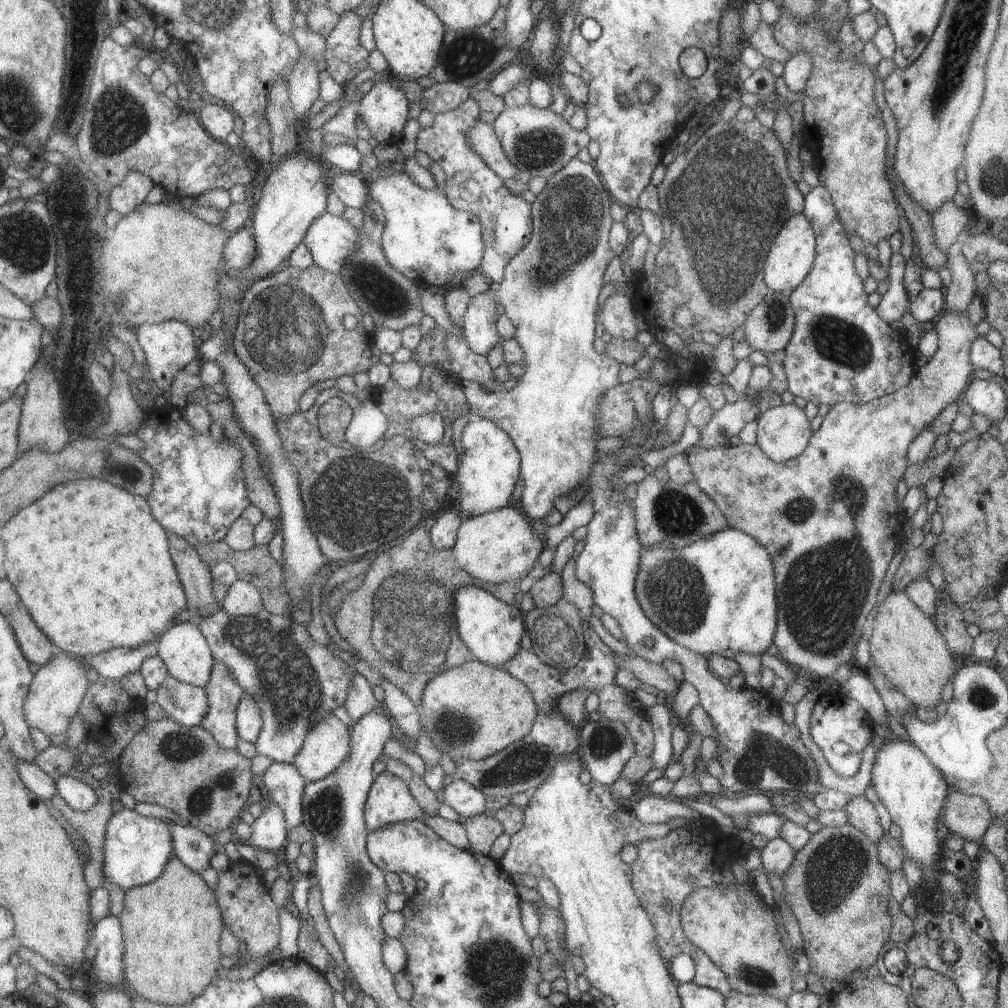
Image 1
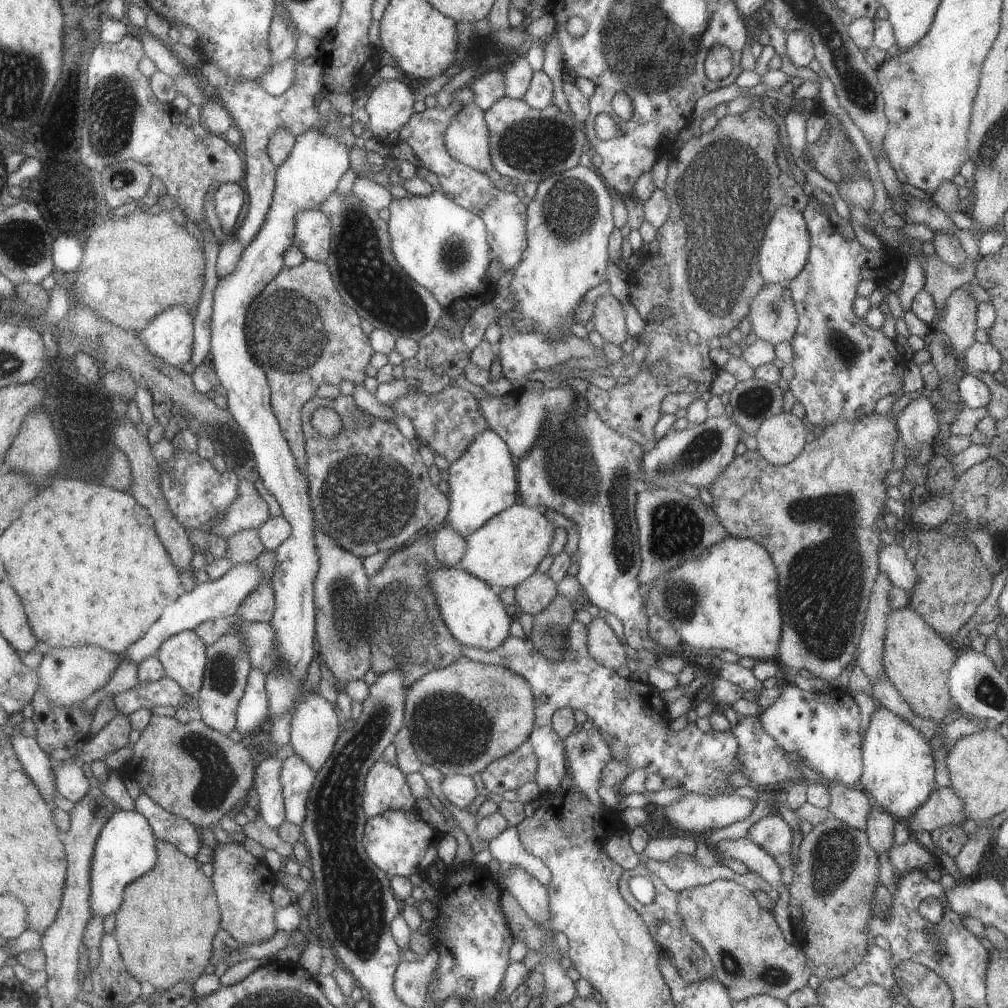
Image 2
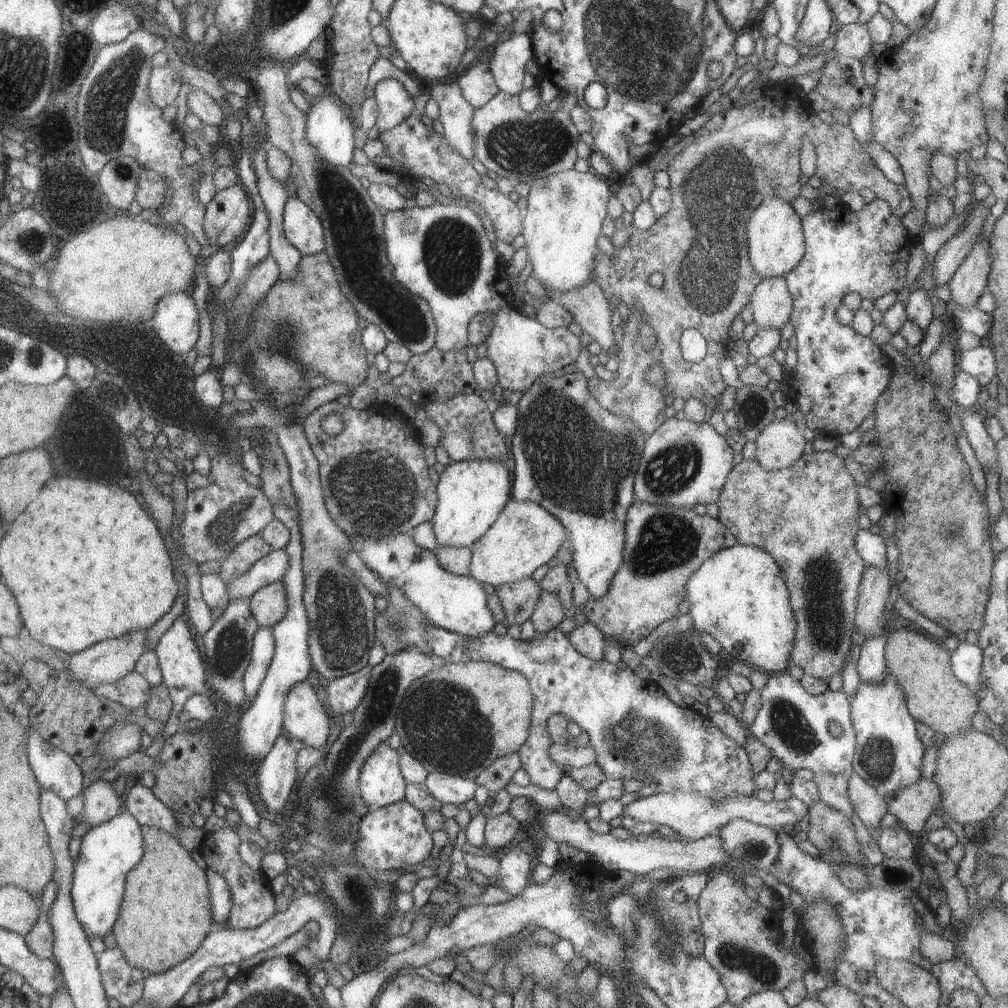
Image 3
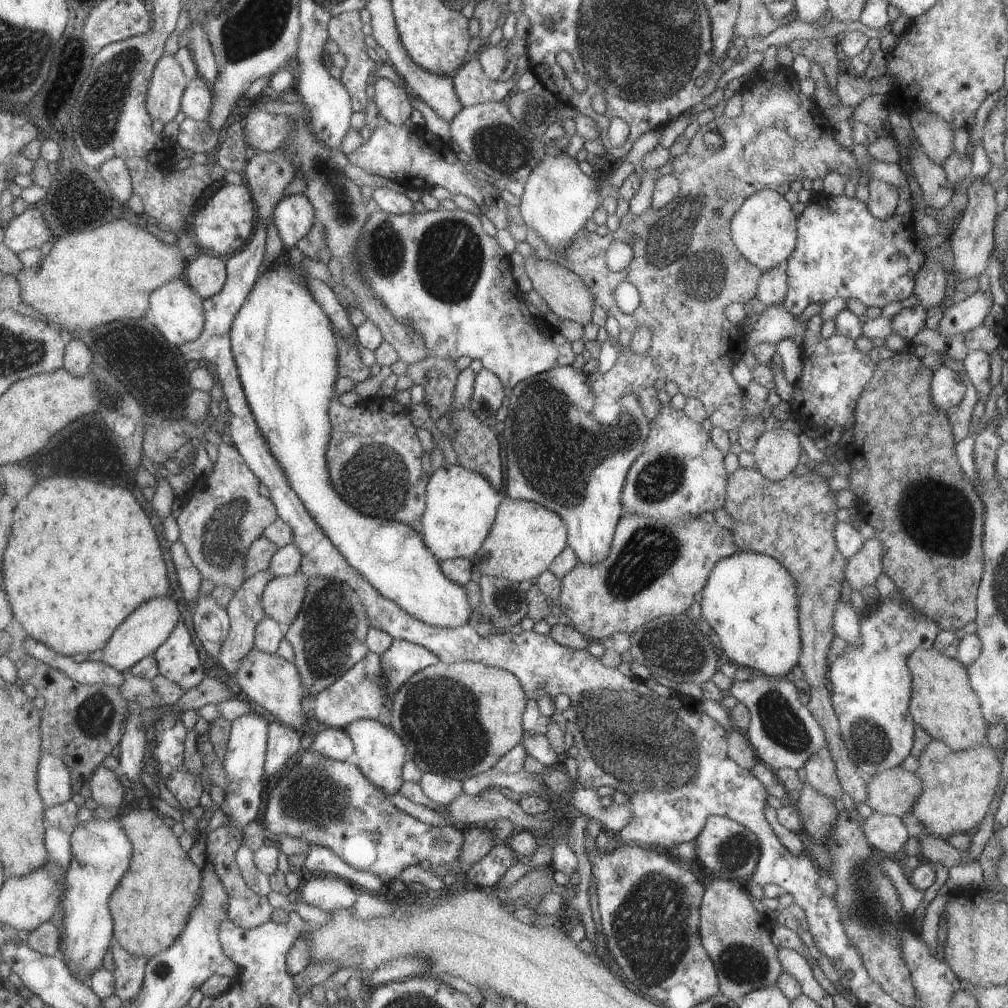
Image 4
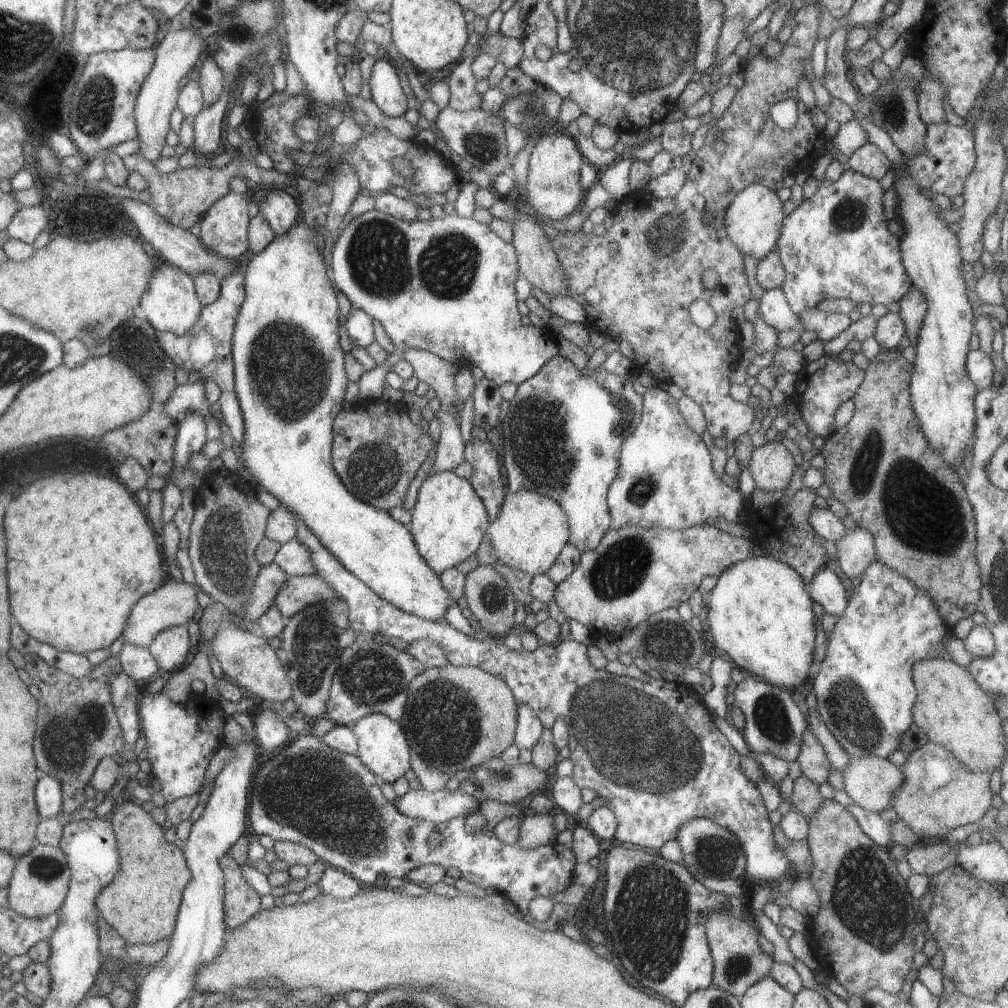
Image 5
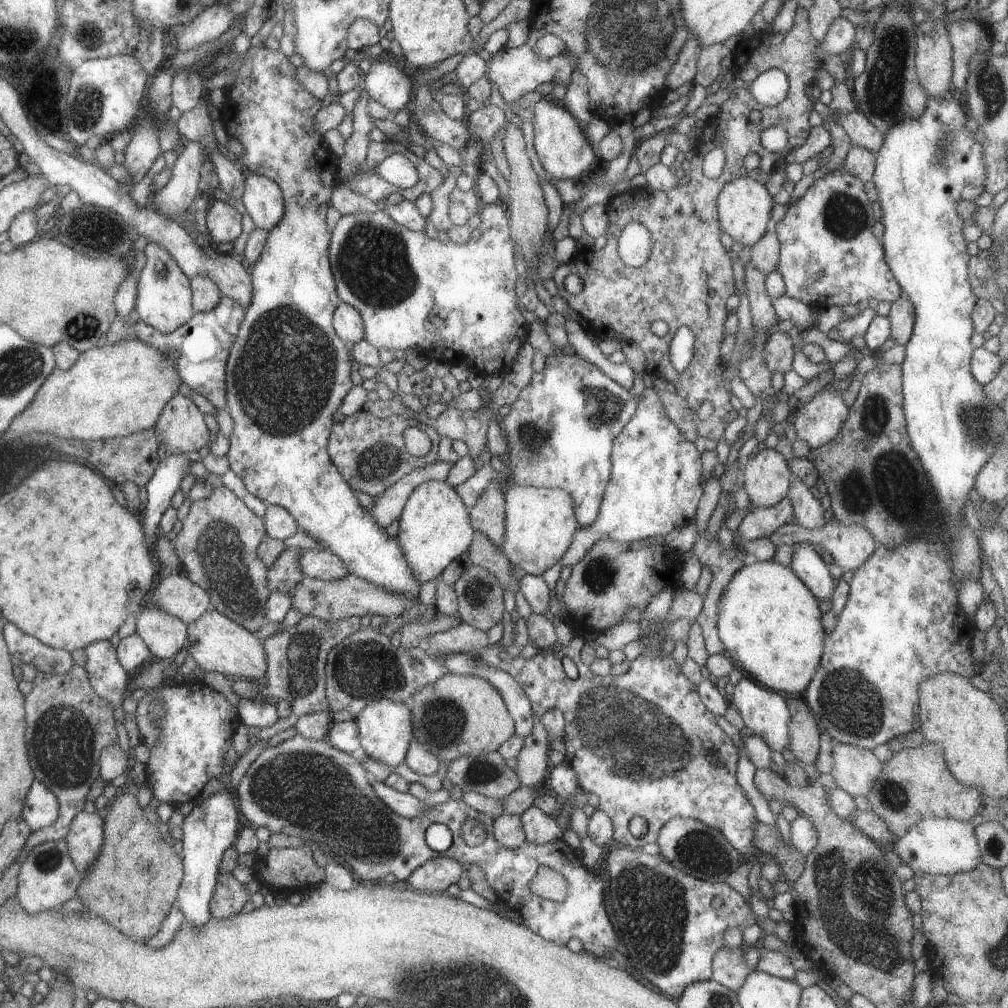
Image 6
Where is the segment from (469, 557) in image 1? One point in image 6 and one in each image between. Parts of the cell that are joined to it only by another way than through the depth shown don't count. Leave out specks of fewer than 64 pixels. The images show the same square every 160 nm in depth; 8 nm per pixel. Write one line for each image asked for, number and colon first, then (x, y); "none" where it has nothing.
2: (506, 550)
3: (524, 536)
4: (525, 538)
5: (530, 530)
6: (540, 522)

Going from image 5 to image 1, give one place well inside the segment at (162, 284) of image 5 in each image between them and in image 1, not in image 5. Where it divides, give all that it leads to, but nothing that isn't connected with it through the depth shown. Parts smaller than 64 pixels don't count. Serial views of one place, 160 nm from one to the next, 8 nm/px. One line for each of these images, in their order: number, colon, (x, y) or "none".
1: (168, 346)
2: (169, 337)
3: (175, 321)
4: (176, 311)

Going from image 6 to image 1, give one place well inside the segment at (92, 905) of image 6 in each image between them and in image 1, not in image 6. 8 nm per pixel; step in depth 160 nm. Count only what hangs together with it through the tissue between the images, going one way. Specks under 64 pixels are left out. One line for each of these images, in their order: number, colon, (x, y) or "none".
1: (171, 927)
2: (164, 928)
3: (165, 913)
4: (149, 907)
5: (141, 903)

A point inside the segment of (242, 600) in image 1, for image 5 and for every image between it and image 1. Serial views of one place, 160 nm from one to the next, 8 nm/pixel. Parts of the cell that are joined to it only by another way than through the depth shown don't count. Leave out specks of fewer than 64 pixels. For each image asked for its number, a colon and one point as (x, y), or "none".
2: (258, 605)
3: (267, 605)
4: (281, 598)
5: (297, 591)

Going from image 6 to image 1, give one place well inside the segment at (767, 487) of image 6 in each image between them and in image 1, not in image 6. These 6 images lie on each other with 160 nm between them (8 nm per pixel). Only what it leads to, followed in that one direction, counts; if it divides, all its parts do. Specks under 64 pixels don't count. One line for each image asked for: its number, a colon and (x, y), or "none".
1: (783, 432)
2: (780, 439)
3: (779, 444)
4: (776, 453)
5: (771, 466)

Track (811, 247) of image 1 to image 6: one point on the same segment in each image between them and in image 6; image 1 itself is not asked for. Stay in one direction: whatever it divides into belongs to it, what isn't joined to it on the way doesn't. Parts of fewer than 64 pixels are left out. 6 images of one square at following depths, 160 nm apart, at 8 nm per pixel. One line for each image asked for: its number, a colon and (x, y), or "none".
2: (783, 252)
3: (775, 243)
4: (764, 230)
5: (753, 220)
6: (743, 206)

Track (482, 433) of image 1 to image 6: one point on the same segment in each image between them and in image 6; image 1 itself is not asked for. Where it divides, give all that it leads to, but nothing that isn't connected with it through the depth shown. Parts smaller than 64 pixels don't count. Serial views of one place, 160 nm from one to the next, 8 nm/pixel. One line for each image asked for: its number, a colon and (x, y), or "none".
2: (483, 482)
3: (471, 493)
4: (460, 506)
5: (448, 522)
6: (433, 528)

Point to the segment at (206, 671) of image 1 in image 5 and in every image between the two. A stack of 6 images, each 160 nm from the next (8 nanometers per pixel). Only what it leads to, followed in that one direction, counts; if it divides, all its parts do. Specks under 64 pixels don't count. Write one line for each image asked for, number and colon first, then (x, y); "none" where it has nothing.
2: (182, 656)
3: (182, 673)
4: (176, 658)
5: (170, 648)

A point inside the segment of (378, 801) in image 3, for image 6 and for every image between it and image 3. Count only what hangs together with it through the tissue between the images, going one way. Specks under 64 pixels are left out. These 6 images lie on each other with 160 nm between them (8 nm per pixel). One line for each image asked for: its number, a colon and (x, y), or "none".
4: (380, 754)
5: (382, 749)
6: (384, 726)

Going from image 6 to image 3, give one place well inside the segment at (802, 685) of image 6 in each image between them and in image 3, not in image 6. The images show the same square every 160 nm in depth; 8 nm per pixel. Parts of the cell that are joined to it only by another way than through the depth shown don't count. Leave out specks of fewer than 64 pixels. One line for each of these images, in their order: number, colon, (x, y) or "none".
3: (737, 596)
4: (748, 600)
5: (759, 613)

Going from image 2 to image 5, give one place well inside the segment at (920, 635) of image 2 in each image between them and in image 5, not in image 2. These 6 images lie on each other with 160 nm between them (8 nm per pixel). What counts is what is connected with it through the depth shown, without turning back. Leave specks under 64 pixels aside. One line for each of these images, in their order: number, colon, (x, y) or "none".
3: (921, 668)
4: (942, 702)
5: (952, 711)

